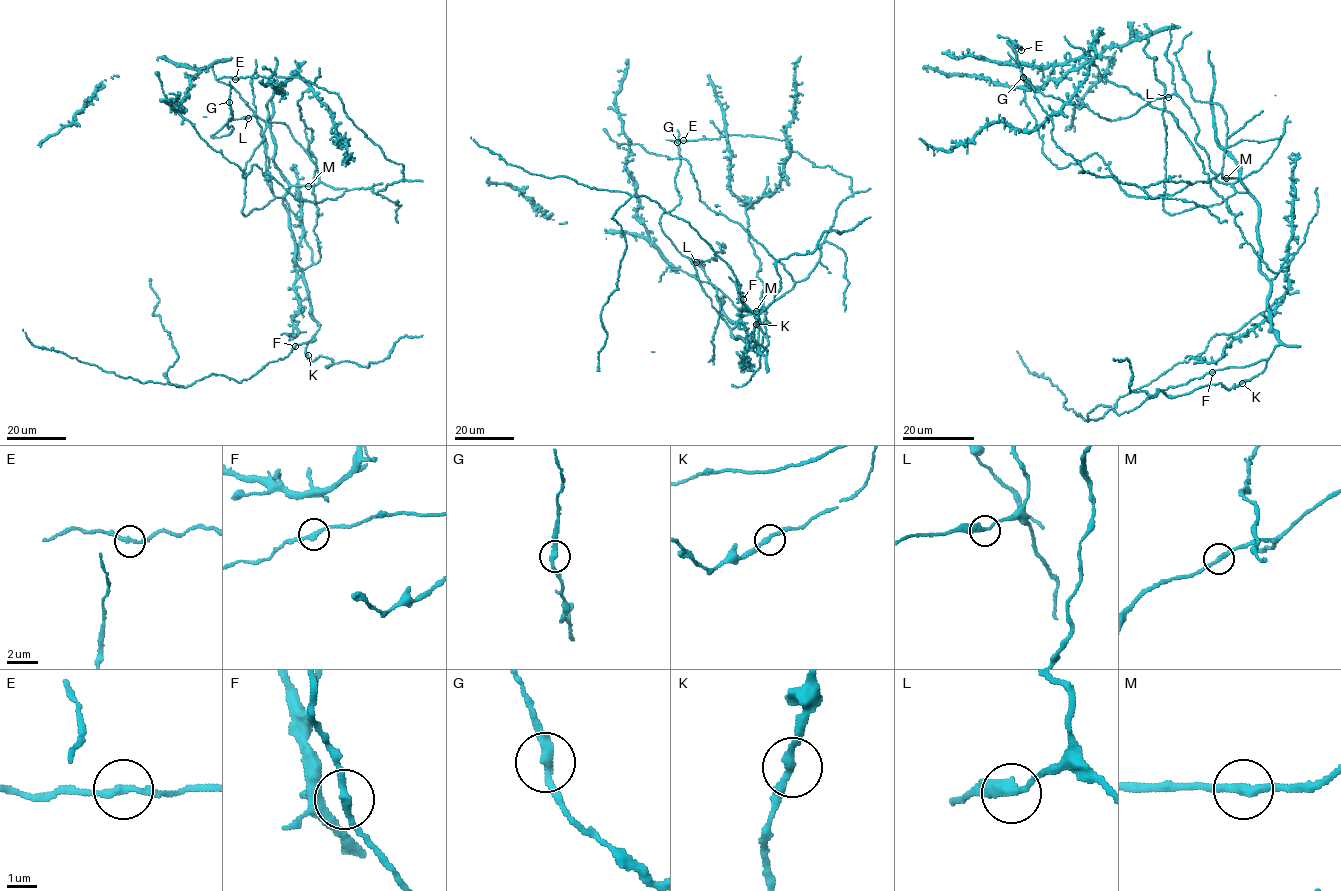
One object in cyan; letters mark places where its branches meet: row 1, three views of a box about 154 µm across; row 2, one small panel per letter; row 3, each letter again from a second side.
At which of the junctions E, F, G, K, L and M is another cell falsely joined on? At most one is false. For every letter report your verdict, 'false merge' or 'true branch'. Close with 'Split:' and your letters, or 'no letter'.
E: true branch
F: true branch
G: true branch
K: true branch
L: true branch
M: true branch
Split: no letter

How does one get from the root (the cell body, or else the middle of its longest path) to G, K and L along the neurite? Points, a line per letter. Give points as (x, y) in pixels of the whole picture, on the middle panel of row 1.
G: (753, 312), (731, 328), (720, 314), (717, 288), (662, 230), (661, 216), (681, 198), (677, 142)
K: (753, 312), (737, 321), (731, 334), (751, 348), (757, 346), (766, 355), (767, 351), (753, 337), (756, 324)
L: (753, 312), (744, 315), (731, 328), (720, 314), (717, 288), (696, 262)

